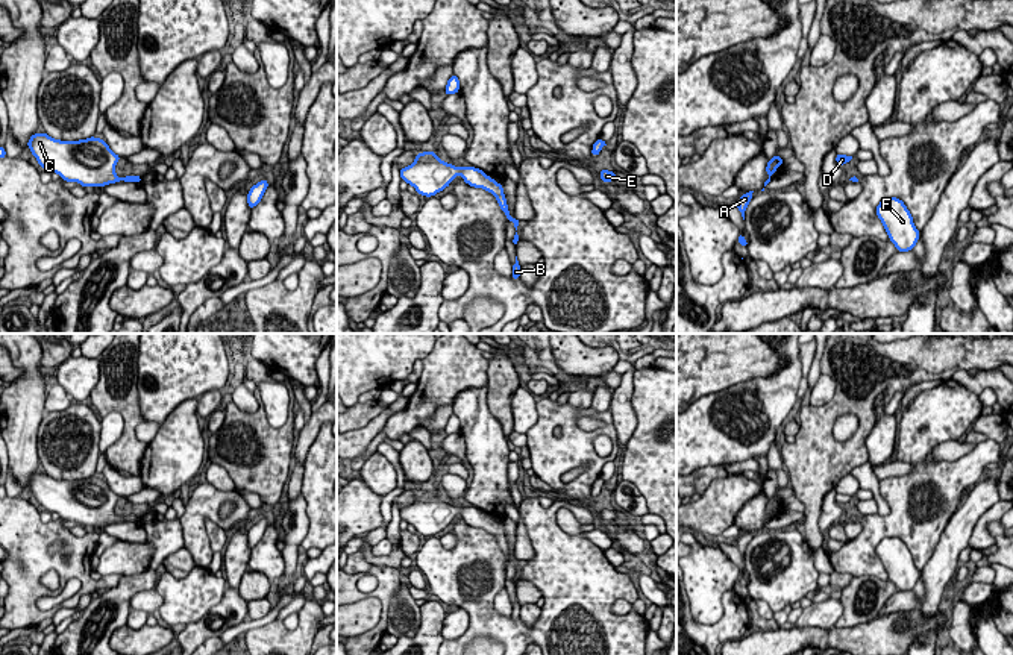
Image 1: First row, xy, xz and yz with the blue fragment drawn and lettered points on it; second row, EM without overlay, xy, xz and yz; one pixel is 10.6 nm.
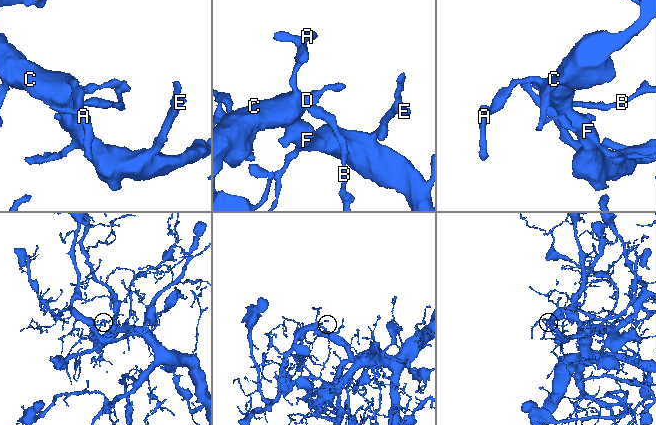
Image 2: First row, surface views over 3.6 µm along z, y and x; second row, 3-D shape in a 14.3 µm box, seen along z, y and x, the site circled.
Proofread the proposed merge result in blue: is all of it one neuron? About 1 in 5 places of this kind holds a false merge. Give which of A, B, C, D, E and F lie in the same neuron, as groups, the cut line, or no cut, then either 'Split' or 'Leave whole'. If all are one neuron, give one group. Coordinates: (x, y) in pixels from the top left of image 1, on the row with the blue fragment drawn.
Groups: A B C D E F. No split. Leave whole

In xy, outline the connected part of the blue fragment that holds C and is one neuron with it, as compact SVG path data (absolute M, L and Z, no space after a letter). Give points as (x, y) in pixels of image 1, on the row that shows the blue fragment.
M33 133L27 147L42 170L58 173L65 182L85 186L106 186L115 182L140 182L140 176L118 177L115 165L121 156L115 155L105 139L89 136L79 141L61 141L44 133Z

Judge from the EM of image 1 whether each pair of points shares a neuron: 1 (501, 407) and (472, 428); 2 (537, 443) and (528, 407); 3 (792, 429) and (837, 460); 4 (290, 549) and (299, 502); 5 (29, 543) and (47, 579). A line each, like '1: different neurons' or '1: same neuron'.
1: different neurons
2: different neurons
3: different neurons
4: same neuron
5: different neurons

